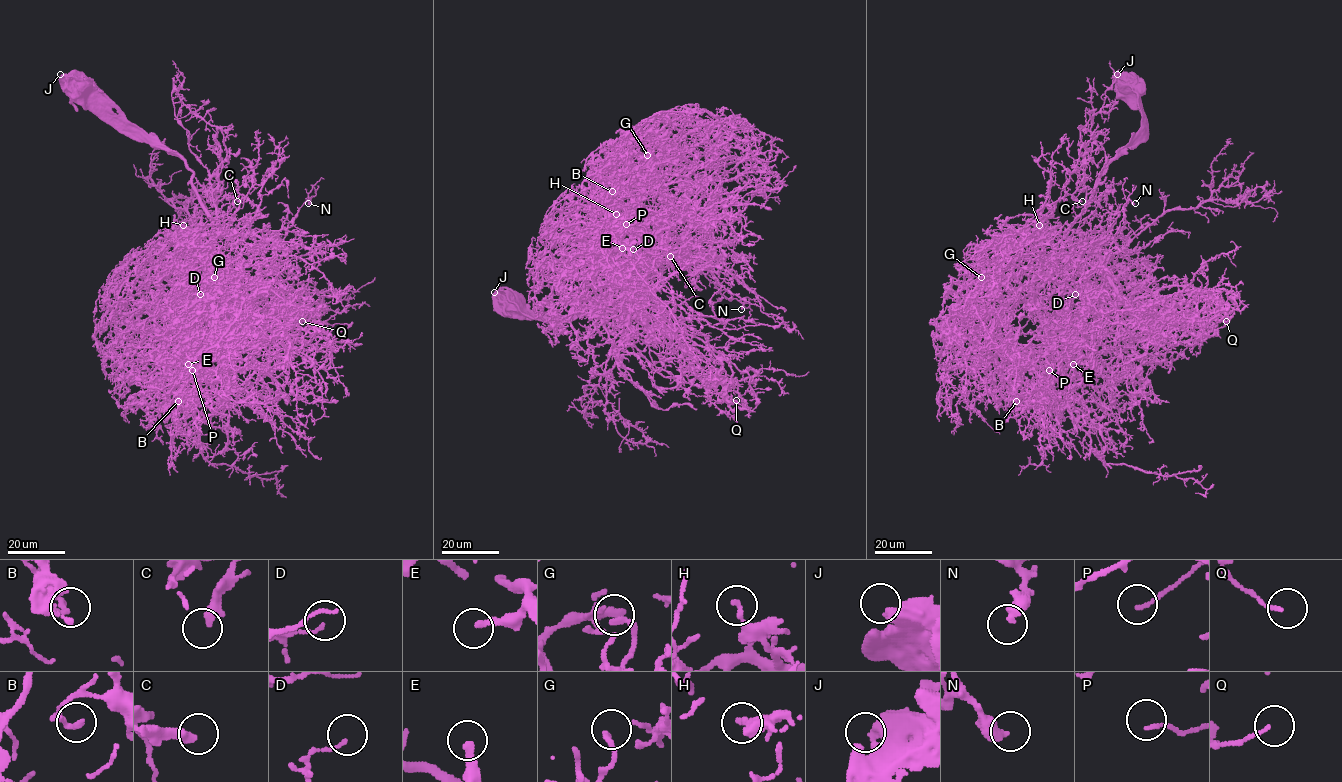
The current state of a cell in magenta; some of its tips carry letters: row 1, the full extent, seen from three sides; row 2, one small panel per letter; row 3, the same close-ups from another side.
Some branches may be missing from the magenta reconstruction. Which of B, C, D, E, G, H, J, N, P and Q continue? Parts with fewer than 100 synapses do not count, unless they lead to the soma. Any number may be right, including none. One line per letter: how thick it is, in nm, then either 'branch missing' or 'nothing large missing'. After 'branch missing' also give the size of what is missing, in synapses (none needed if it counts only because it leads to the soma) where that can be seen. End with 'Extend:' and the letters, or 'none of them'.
B: 280 nm thick; nothing large missing
C: 400 nm thick; nothing large missing
D: 100 nm thick; nothing large missing
E: 260 nm thick; nothing large missing
G: 170 nm thick; nothing large missing
H: 200 nm thick; nothing large missing
J: 550 nm thick; nothing large missing
N: 400 nm thick; nothing large missing
P: 150 nm thick; nothing large missing
Q: 110 nm thick; nothing large missing
Extend: none of them

